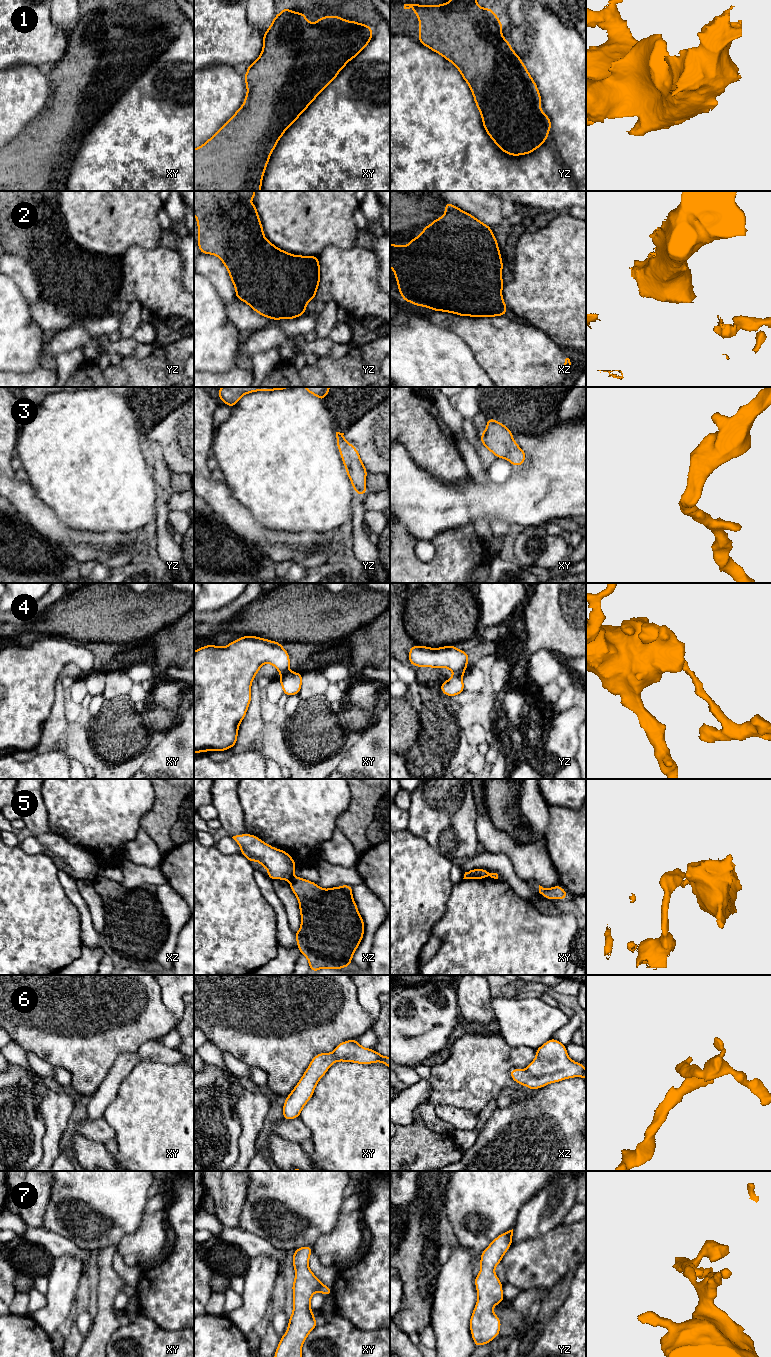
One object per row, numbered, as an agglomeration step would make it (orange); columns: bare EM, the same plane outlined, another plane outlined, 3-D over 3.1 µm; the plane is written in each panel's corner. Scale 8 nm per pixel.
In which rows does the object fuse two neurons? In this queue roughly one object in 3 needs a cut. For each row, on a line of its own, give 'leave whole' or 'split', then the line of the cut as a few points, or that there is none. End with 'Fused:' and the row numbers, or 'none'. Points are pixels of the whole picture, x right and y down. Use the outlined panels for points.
1: leave whole | no cut
2: split | yz (318, 264), (318, 284)
3: leave whole | no cut
4: split | xy (288, 670), (281, 675)
5: split | xz (292, 877), (289, 880)
6: leave whole | no cut
7: leave whole | no cut
Fused: 2, 4, 5

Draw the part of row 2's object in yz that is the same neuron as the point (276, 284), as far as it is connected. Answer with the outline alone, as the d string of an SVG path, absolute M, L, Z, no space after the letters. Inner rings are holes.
M194 191L194 215L198 225L200 253L212 254L221 259L236 288L236 297L254 311L274 320L297 318L305 314L307 303L315 299L319 286L319 257L294 256L266 239L254 198L255 191Z

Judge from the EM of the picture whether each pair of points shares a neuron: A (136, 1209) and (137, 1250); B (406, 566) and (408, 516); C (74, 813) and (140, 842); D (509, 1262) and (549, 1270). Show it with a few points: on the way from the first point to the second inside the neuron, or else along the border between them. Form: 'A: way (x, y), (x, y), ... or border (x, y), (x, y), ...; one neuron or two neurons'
A: border (145, 1208), (139, 1227), (118, 1244); two neurons
B: border (400, 523), (417, 541); two neurons
C: border (140, 828), (136, 836), (124, 844), (122, 854); two neurons
D: way (519, 1262), (539, 1263); one neuron

